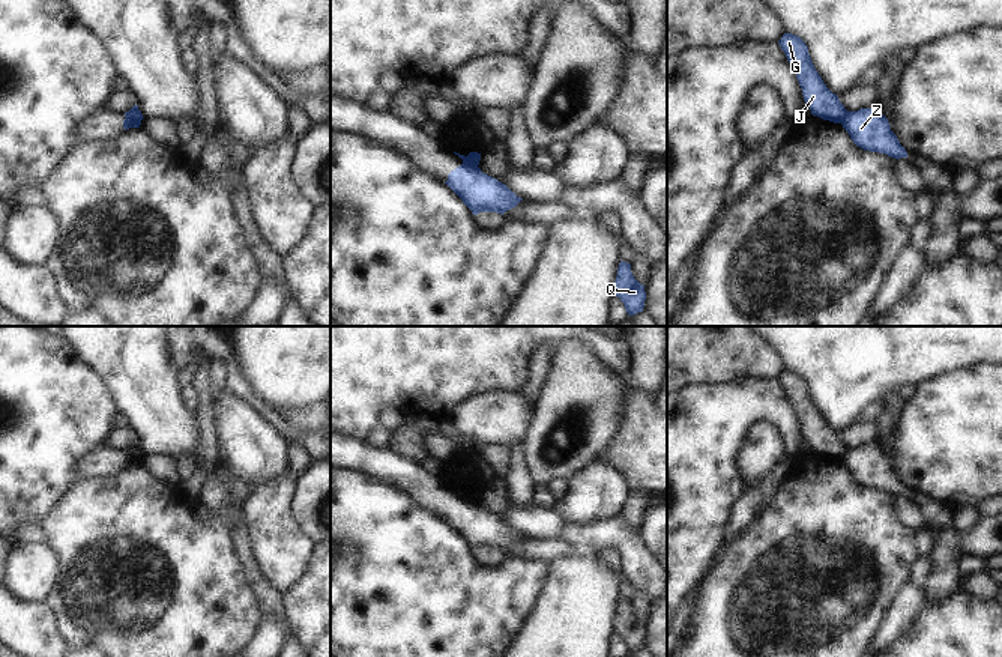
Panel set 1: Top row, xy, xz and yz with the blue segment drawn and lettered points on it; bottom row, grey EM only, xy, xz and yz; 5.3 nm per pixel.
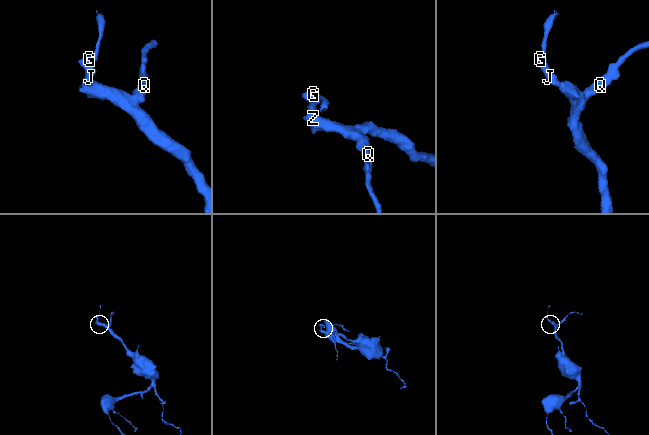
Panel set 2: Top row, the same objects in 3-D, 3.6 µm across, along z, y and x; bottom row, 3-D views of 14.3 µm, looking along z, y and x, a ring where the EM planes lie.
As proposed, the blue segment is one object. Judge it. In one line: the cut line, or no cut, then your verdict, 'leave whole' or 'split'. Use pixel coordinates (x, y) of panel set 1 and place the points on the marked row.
xy (126, 116), (140, 122) | split

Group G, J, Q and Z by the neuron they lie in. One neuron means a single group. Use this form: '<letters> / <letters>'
G J / Q Z

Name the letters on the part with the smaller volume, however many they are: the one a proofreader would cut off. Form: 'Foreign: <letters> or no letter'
Foreign: G, J

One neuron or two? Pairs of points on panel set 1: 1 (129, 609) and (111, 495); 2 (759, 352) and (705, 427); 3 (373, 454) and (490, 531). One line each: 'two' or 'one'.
1: one
2: two
3: one

